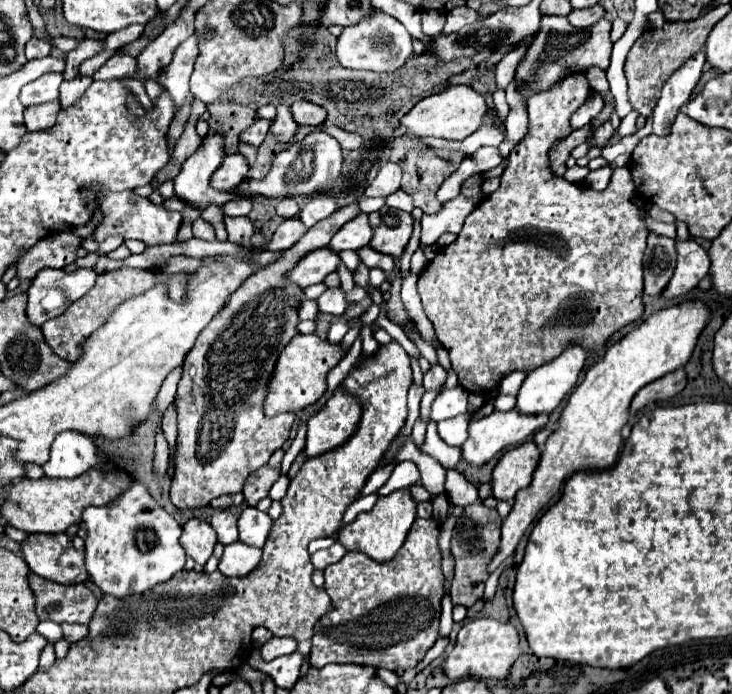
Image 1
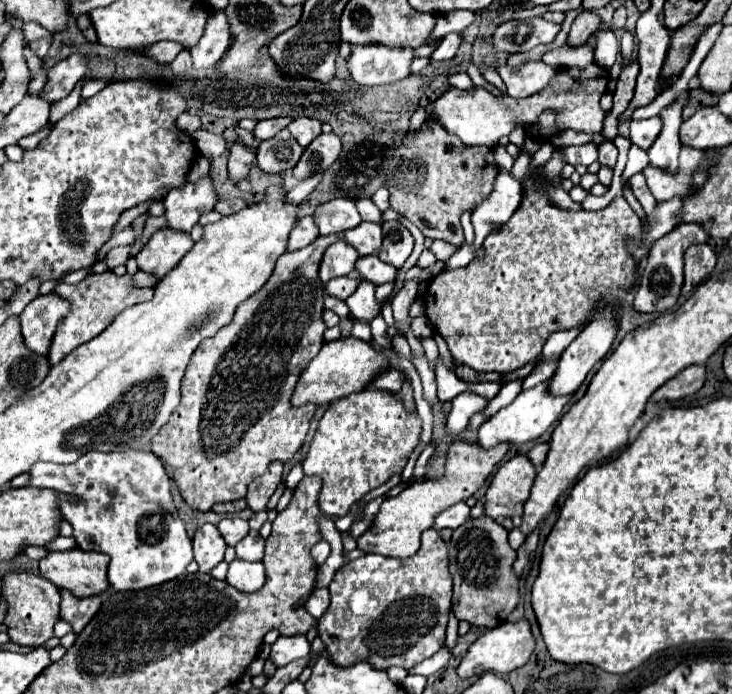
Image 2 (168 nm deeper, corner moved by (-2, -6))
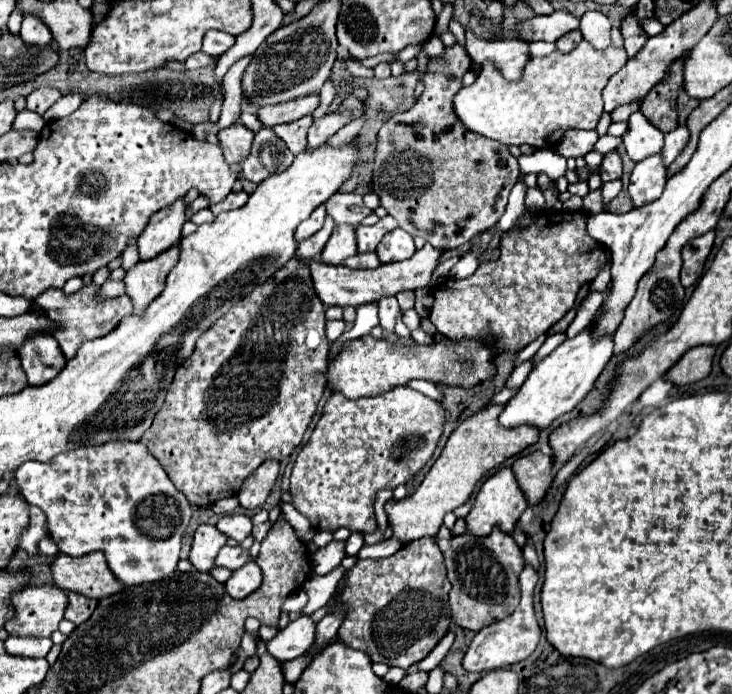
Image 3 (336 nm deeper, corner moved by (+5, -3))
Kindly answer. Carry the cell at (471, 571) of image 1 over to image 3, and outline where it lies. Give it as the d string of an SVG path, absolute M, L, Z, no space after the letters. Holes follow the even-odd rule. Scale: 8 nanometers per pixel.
M494 528L486 538L476 538L468 532L454 536L444 550L444 560L448 568L448 580L452 582L450 590L450 608L454 624L466 630L482 630L484 626L498 622L510 616L520 602L520 584L518 576L524 570L522 548L512 540L512 536Z

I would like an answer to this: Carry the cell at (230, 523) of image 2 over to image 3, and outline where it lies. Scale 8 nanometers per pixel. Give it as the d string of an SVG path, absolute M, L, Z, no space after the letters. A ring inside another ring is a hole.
M228 514L218 520L216 528L224 532L228 538L234 538L236 542L242 542L252 532L252 520L244 514Z

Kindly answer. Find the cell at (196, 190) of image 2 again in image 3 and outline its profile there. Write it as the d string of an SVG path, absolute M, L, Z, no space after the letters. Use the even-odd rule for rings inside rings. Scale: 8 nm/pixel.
M180 198L150 218L148 228L138 238L140 260L152 260L178 242L182 224L186 222L186 208L188 206Z

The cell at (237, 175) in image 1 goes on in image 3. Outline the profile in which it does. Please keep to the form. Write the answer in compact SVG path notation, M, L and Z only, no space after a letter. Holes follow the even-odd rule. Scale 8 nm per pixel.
M236 122L228 128L222 128L218 132L218 142L224 150L224 158L228 164L238 164L244 160L244 156L248 156L250 146L254 140L254 132L248 130L244 124Z

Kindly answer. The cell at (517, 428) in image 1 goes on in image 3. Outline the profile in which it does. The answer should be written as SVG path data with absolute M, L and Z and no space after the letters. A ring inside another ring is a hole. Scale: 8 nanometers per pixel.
M602 308L578 336L564 340L552 354L548 354L534 366L534 370L522 384L520 392L506 404L504 412L500 414L502 426L514 428L520 424L532 424L532 426L544 430L556 418L572 412L574 406L580 400L584 400L584 396L592 390L592 386L594 386L596 378L600 376L600 372L604 370L604 366L612 358L612 346L614 346L612 336L600 338L600 340L592 338L592 328L598 322L600 314L602 314ZM528 392L530 392L530 396L528 396Z

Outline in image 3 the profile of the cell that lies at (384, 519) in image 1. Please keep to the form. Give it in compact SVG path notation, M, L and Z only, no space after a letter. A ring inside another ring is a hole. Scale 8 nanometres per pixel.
M490 404L488 408L482 408L468 416L452 432L452 436L446 442L446 448L442 450L440 458L434 462L418 490L400 502L390 500L386 504L394 538L402 542L412 542L422 536L438 534L446 512L454 512L458 506L462 506L474 492L476 484L492 468L500 466L504 460L520 454L524 448L538 442L538 428L528 428L528 424L522 424L520 428L500 428L498 414L502 410L504 404Z

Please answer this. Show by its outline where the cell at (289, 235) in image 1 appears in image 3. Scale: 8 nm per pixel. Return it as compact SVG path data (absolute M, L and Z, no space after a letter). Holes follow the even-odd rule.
M318 206L312 216L308 220L304 220L298 228L296 228L296 240L302 242L306 238L310 238L312 234L316 234L322 226L324 226L324 218L326 218L326 208L324 206Z

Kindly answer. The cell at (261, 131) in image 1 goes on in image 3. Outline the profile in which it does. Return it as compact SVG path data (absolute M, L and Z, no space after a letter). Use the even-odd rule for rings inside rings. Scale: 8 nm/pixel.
M310 94L310 96L302 96L284 104L274 104L274 106L264 106L258 110L258 118L264 126L272 128L276 124L284 124L284 122L294 122L300 120L302 116L310 116L316 108L320 106L320 96L318 94Z

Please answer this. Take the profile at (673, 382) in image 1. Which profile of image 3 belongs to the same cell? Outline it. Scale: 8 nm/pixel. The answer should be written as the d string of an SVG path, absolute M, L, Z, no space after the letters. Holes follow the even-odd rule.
M698 346L690 348L668 372L666 378L678 386L698 382L710 374L712 358L716 354L716 346Z

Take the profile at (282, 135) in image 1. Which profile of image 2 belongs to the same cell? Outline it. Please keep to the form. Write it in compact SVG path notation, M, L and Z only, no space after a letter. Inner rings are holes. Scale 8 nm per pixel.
M283 129L257 147L257 165L267 173L289 171L297 165L301 153L303 147L299 147L299 143L291 139L291 133Z

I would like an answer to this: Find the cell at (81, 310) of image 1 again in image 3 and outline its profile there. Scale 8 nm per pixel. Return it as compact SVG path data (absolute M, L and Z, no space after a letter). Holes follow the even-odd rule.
M92 282L84 288L80 288L76 294L72 296L66 296L62 290L48 290L44 294L40 294L34 302L38 306L42 306L46 310L46 314L60 326L56 332L54 332L54 338L58 340L64 356L70 360L72 356L76 356L78 348L82 342L86 340L94 340L94 338L100 338L100 336L106 336L108 332L112 332L112 328L116 328L116 324L120 324L120 320L124 316L130 316L132 314L132 302L130 298L124 294L120 298L114 298L114 300L106 300L106 302L100 302L96 300L96 294L98 294L98 286L94 286Z

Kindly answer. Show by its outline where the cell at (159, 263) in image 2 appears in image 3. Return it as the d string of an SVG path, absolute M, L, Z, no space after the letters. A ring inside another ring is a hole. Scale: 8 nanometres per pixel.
M172 246L154 260L138 262L134 268L128 270L124 284L126 284L126 294L134 304L136 316L142 316L144 308L148 308L148 304L164 290L164 280L178 262L178 252L180 248Z

